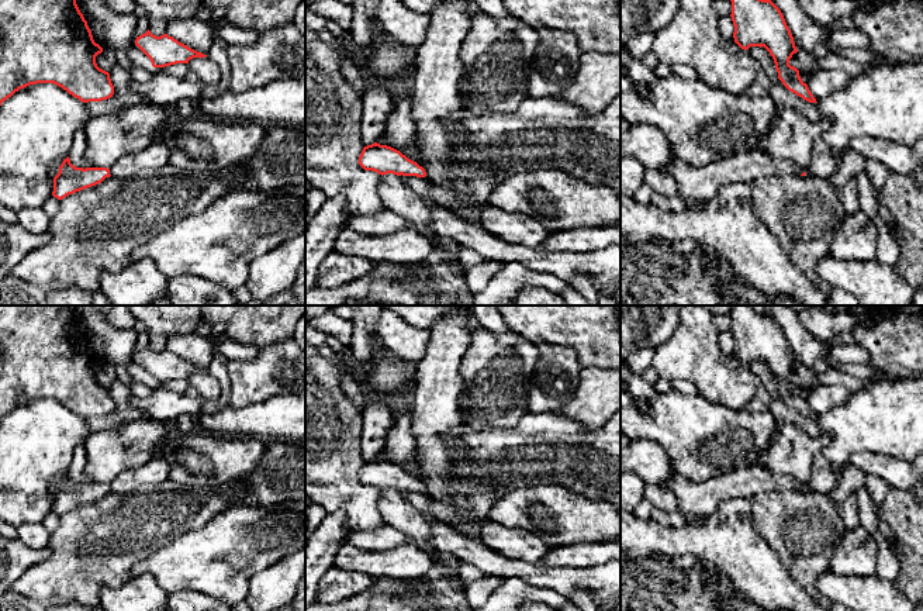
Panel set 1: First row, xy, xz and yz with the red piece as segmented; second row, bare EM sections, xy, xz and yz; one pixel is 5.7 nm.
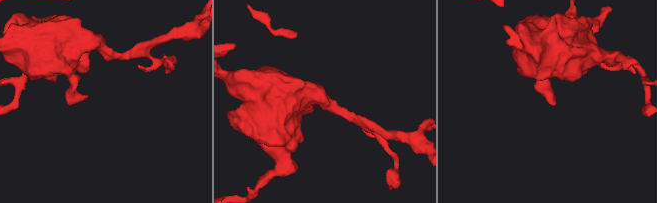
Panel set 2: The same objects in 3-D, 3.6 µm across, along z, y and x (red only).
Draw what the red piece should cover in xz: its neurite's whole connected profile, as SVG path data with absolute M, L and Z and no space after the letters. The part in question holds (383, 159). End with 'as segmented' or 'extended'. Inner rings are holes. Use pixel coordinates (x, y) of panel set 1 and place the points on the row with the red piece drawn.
M377 142L363 148L359 156L359 165L364 170L377 172L381 176L387 173L397 176L426 176L425 169L416 162L408 159L400 151Z; as segmented

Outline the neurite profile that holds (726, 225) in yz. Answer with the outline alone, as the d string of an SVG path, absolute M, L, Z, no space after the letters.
M749 183L725 184L711 200L681 213L620 196L620 235L635 242L658 238L674 245L691 239L764 294L791 296L802 306L827 306L825 293L792 265L756 215Z

